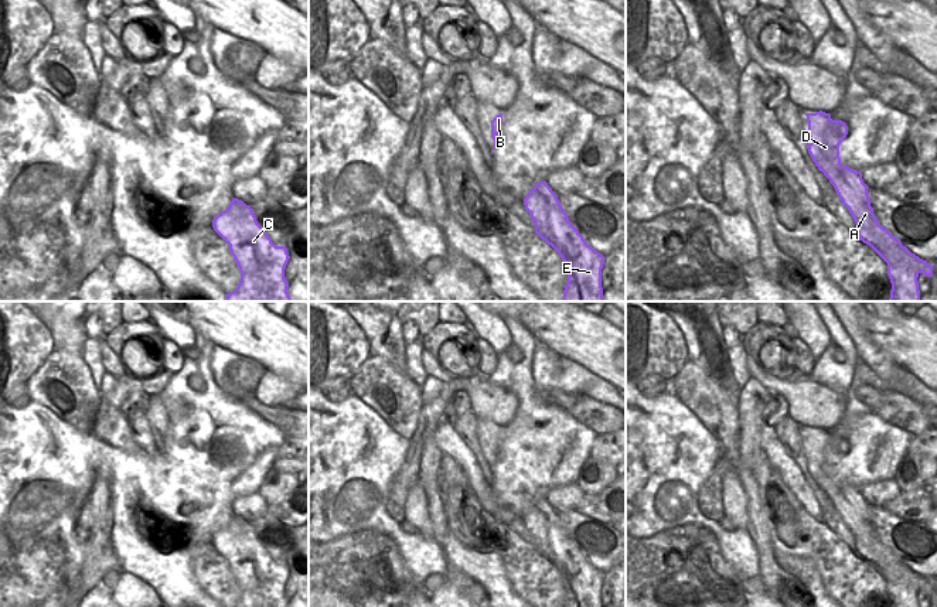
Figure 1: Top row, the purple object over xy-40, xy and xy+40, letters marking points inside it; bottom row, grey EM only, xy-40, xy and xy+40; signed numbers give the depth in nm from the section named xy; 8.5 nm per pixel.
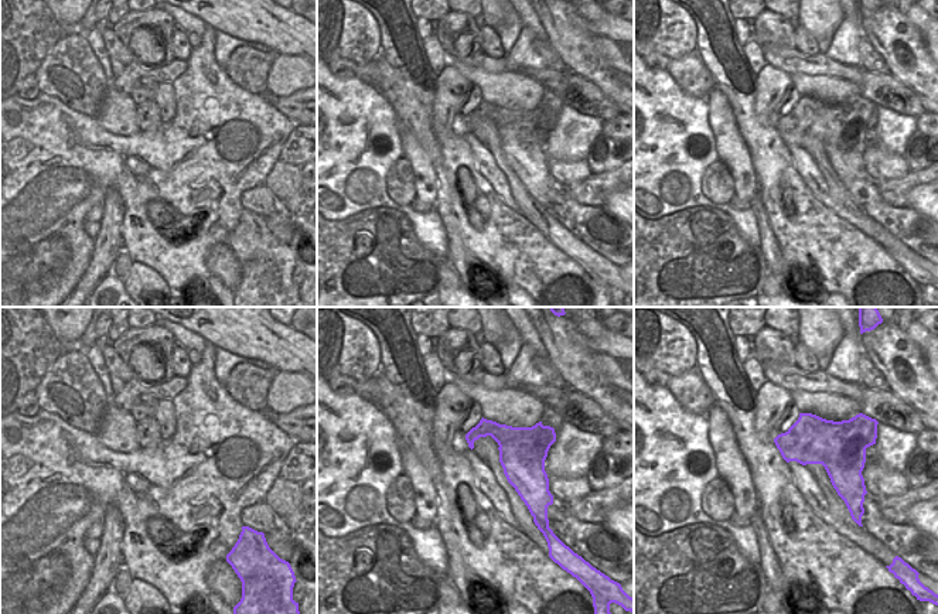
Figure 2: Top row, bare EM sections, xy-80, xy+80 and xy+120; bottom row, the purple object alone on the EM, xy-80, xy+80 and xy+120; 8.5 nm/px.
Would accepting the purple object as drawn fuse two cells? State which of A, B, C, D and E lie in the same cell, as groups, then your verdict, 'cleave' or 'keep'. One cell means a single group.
A C E / B D; cleave

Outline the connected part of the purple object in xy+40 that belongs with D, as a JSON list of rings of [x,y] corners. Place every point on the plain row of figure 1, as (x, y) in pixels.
[[[822,427],[805,430],[808,439],[808,470],[820,488],[834,502],[838,514],[846,525],[855,525],[862,516],[870,524],[868,502],[862,490],[841,481],[839,461],[848,451],[848,443],[842,437],[832,437]]]

